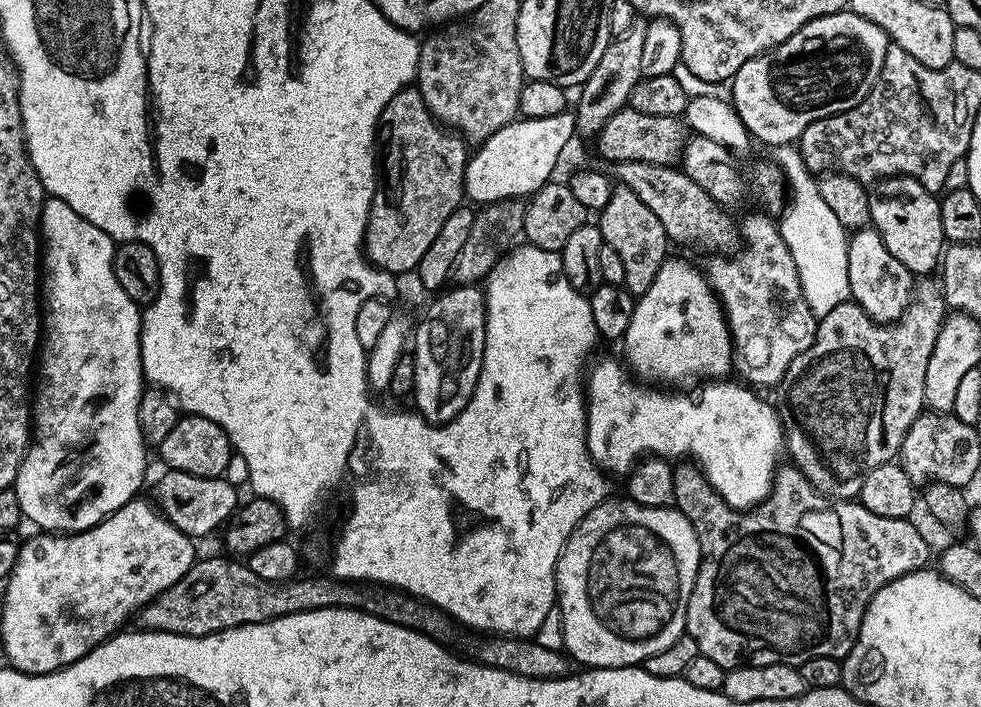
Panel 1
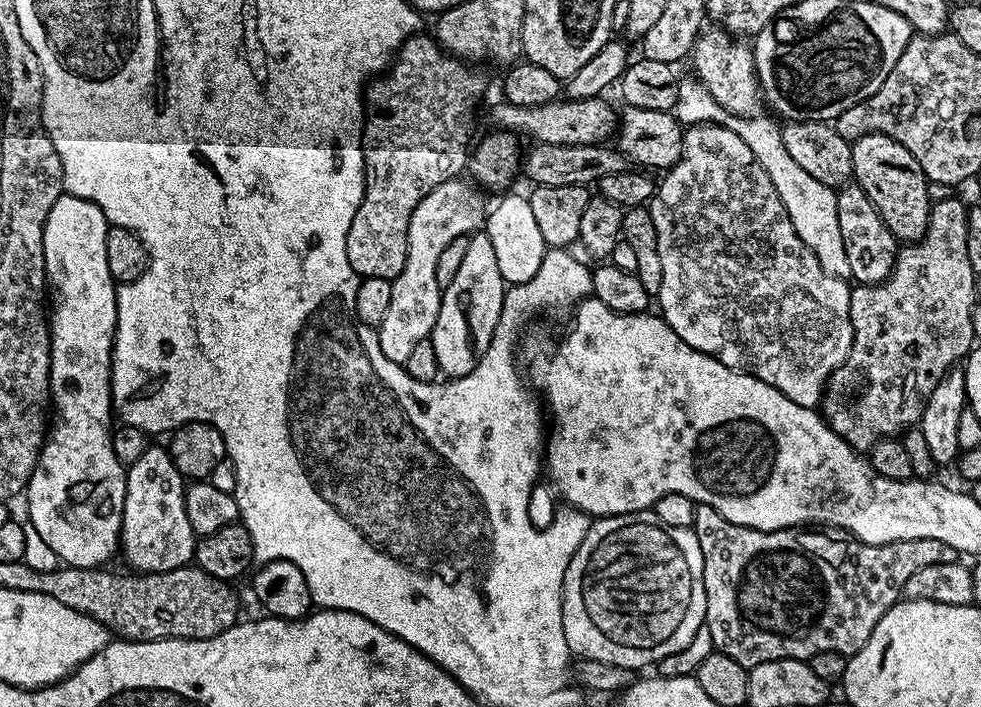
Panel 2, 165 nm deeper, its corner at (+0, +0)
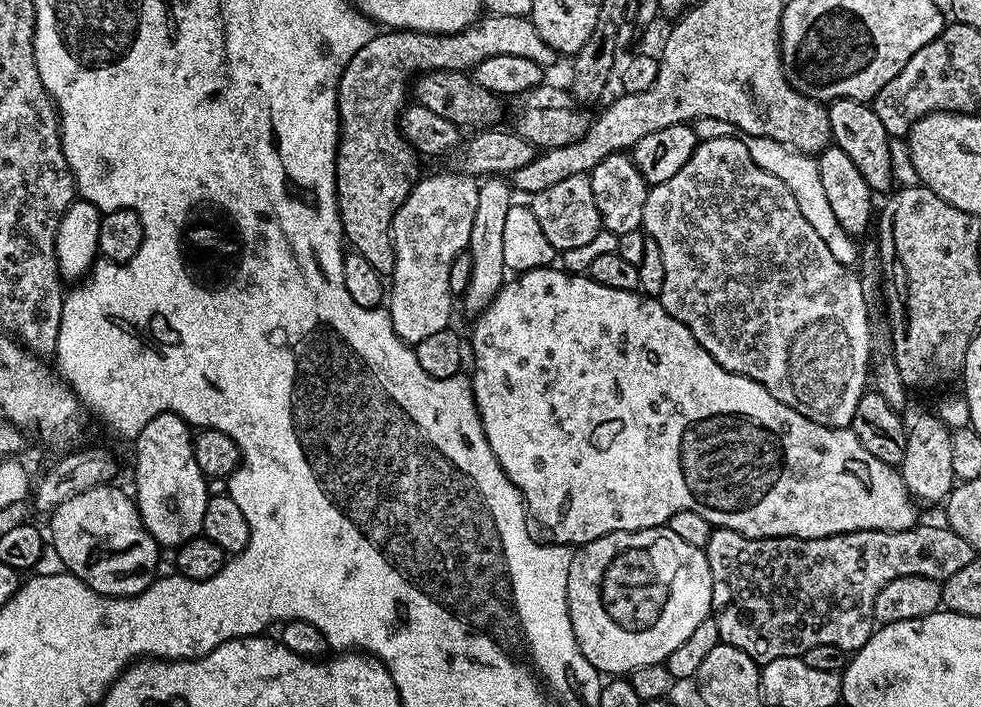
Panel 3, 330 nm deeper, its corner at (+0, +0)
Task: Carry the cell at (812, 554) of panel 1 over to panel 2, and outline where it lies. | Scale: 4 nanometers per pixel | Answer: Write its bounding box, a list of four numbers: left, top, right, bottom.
[691,504,958,669]

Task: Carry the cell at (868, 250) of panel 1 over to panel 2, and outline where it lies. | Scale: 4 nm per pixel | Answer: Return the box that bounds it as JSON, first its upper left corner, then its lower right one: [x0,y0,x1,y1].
[836,182,898,284]

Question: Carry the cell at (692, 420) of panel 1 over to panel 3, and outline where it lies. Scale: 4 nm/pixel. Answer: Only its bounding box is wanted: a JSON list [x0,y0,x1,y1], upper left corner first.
[470,266,918,546]

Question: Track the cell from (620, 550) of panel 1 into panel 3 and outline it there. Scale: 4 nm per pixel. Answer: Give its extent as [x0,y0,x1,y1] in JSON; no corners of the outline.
[568,526,711,674]

